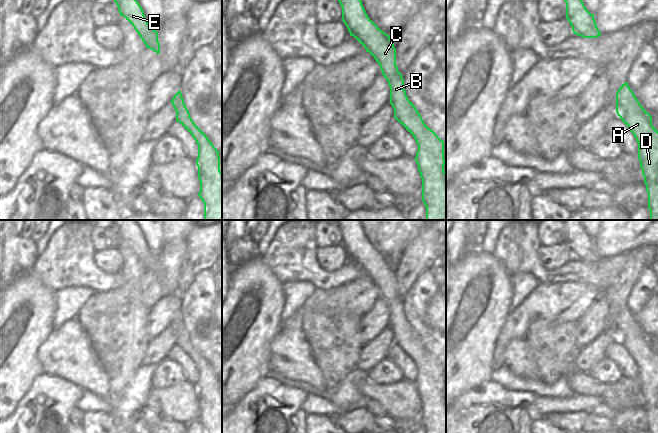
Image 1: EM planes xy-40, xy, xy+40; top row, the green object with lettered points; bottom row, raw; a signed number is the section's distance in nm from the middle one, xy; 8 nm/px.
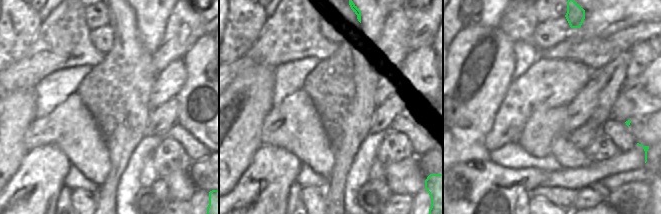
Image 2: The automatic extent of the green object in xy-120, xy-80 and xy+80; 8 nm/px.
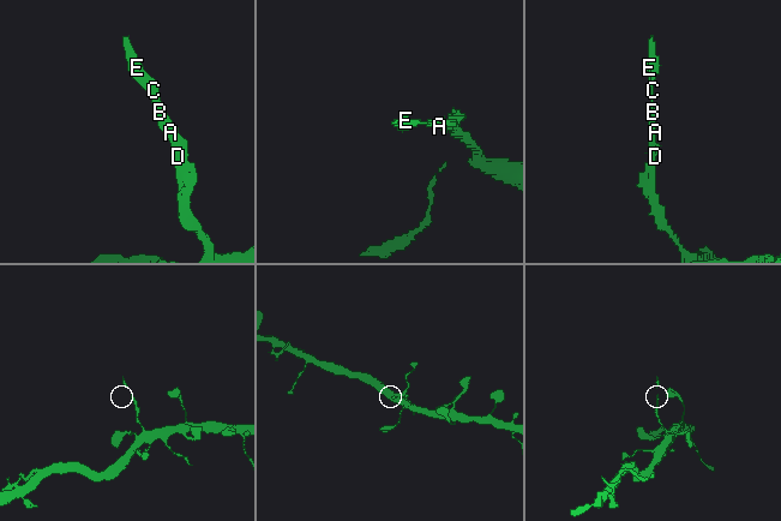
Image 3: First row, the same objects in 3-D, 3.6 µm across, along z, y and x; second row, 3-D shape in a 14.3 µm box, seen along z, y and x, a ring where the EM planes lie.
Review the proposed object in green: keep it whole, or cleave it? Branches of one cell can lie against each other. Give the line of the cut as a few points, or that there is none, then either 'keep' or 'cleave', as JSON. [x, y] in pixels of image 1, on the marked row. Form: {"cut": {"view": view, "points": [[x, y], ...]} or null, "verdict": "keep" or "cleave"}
{"cut": null, "verdict": "keep"}

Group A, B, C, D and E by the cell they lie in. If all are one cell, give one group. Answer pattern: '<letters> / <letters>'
A B C D E

